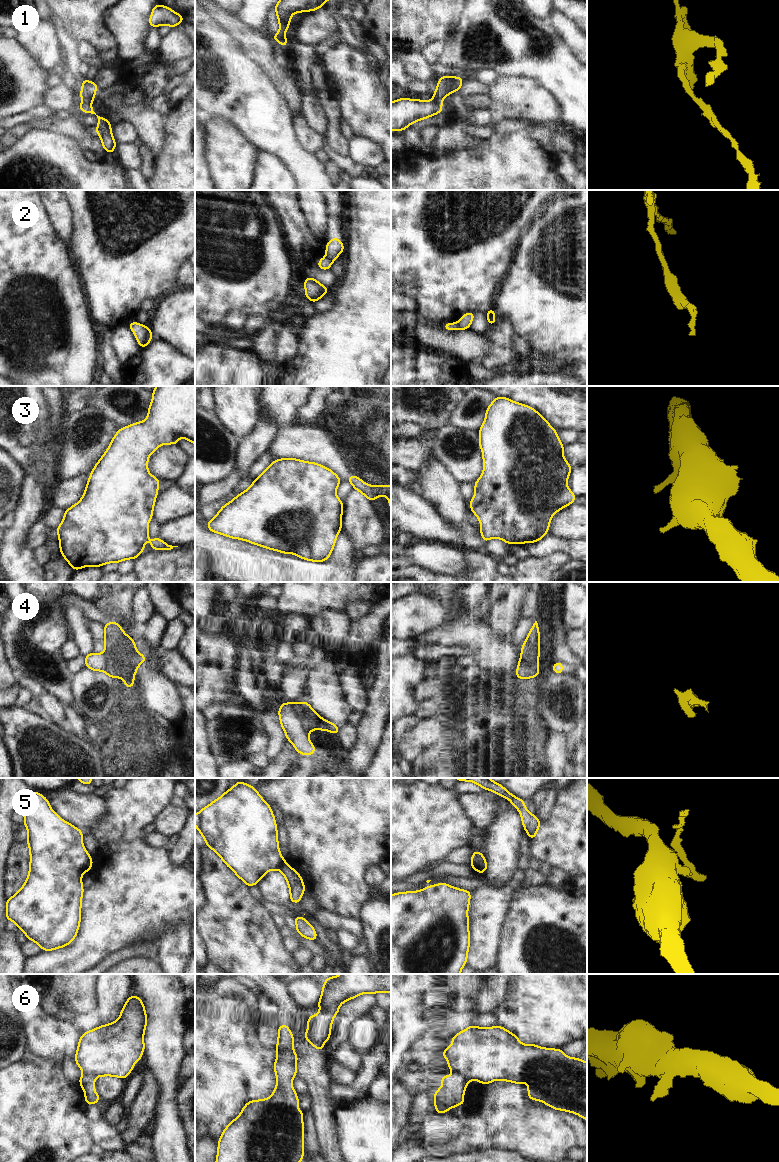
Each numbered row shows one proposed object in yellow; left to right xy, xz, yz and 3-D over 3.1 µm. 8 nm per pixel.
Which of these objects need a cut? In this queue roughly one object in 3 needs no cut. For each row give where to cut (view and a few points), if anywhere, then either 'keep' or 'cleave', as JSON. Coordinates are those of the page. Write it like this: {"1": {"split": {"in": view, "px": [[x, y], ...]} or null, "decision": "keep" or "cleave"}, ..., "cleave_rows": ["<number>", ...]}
{"1": {"split": {"in": "xy", "px": [[83, 100], [90, 103]]}, "decision": "cleave"}, "2": {"split": {"in": "xz", "px": [[326, 256], [332, 261]]}, "decision": "cleave"}, "3": {"split": {"in": "xy", "px": [[148, 537], [146, 539]]}, "decision": "cleave"}, "4": {"split": {"in": "yz", "px": [[522, 650], [529, 650], [532, 653], [535, 667], [534, 676]]}, "decision": "cleave"}, "5": {"split": {"in": "xy", "px": [[91, 858], [84, 870]]}, "decision": "cleave"}, "6": {"split": {"in": "xz", "px": [[292, 1043], [286, 1047], [278, 1047], [276, 1049]]}, "decision": "cleave"}, "cleave_rows": ["1", "2", "3", "4", "5", "6"]}

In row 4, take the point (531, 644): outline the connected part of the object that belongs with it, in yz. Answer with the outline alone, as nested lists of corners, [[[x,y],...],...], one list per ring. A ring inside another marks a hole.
[[[537,621],[533,624],[526,641],[524,642],[523,646],[521,647],[522,651],[531,651],[533,653],[535,667],[536,670],[534,672],[534,677],[538,677],[540,671],[538,670],[537,666],[539,663],[539,653],[540,653],[540,635],[539,635],[539,625]]]

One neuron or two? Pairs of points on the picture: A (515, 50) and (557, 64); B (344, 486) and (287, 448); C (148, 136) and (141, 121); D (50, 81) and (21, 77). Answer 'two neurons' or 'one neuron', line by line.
A: one neuron
B: two neurons
C: one neuron
D: two neurons

